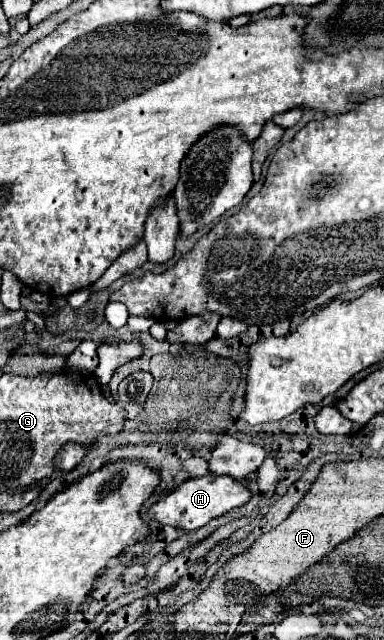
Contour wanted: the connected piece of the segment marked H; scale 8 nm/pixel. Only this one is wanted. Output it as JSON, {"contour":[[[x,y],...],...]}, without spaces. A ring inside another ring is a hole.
{"contour":[[[206,474],[202,478],[190,478],[184,484],[180,484],[172,494],[164,496],[158,504],[154,504],[148,512],[148,516],[160,524],[168,524],[174,528],[180,528],[184,532],[198,530],[206,526],[212,518],[228,514],[232,508],[244,506],[252,498],[252,492],[246,488],[246,484],[230,478],[230,476],[218,476],[218,474]]]}

